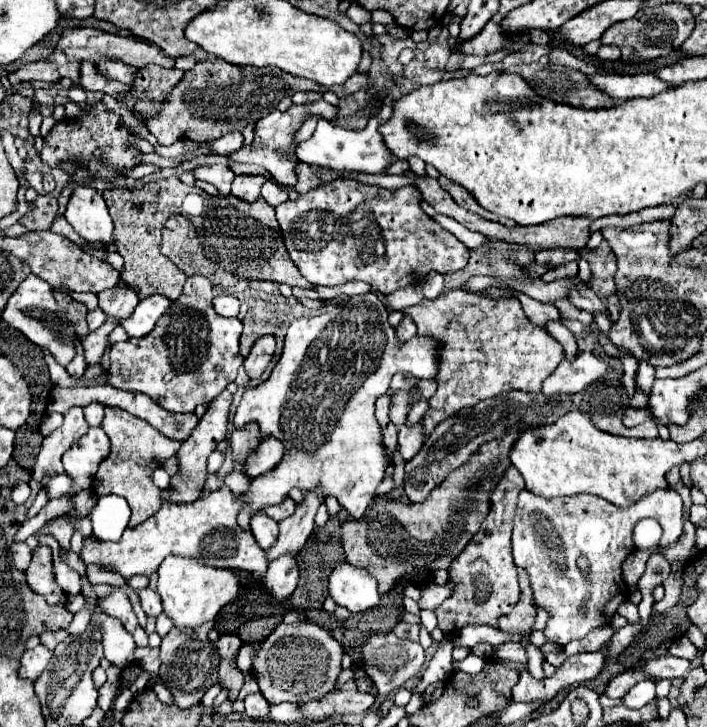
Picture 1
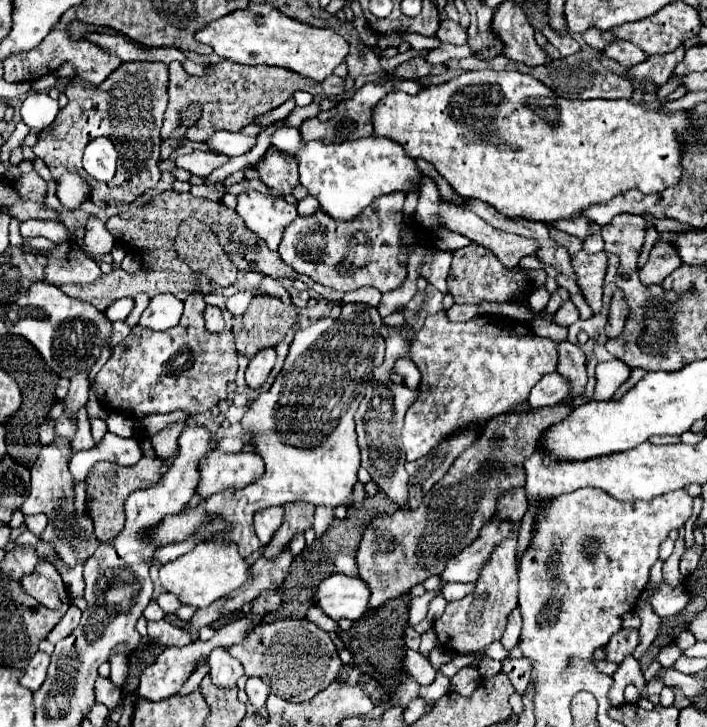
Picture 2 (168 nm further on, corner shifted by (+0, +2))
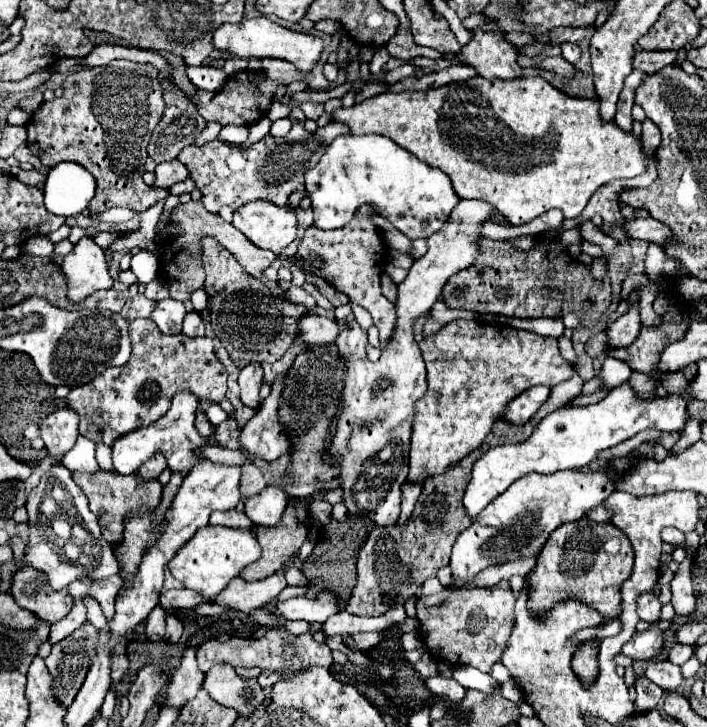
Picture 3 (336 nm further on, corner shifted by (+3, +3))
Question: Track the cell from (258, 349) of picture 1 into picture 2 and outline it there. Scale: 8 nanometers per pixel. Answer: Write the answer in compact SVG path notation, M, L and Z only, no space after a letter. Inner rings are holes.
M265 348L261 350L251 362L249 362L249 368L245 372L245 380L247 380L247 386L257 390L265 384L265 380L269 378L269 372L273 370L275 366L275 348Z

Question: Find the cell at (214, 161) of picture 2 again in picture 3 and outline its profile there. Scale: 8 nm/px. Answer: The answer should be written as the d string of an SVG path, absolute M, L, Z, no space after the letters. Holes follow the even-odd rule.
M178 159L164 161L164 163L156 165L156 181L154 181L154 185L162 187L162 189L168 189L174 183L184 181L188 177L190 177L190 173L188 173L188 167L184 163L180 163Z

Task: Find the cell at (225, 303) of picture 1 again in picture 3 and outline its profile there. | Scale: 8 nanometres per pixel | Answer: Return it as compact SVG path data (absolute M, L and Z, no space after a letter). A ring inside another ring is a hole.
M190 311L184 317L184 329L182 331L184 331L184 335L192 335L192 337L198 337L198 335L206 333L206 325L204 325L198 311Z

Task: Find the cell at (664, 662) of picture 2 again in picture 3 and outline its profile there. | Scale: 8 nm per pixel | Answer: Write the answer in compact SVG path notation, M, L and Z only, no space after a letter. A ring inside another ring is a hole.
M652 661L646 669L646 679L650 679L652 683L656 683L662 689L668 691L676 691L682 683L682 675L680 675L680 667L666 661Z

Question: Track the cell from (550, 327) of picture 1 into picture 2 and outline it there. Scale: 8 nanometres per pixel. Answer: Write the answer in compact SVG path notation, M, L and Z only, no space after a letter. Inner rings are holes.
M559 342L557 350L557 372L571 384L567 400L533 412L507 412L495 416L487 422L475 444L457 456L447 474L433 486L433 494L427 496L417 510L397 510L391 516L377 516L367 526L357 550L357 564L359 576L371 588L369 610L379 608L379 604L385 604L389 598L407 594L429 576L439 576L447 562L471 544L479 536L481 526L497 512L497 498L525 484L527 474L523 472L523 460L535 452L543 430L569 416L571 400L583 396L587 384L585 354L581 348L571 342ZM497 460L505 462L505 472L487 472L487 464L495 464Z

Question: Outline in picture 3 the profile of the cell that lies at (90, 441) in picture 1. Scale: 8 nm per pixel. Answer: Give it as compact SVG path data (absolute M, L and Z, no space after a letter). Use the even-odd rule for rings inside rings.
M182 391L180 395L176 395L176 399L172 399L172 407L168 409L168 413L164 417L160 417L156 423L152 423L148 427L140 427L136 431L130 431L130 433L118 437L112 443L114 469L120 471L122 475L130 475L132 471L138 471L140 463L144 463L156 451L162 451L166 455L170 469L186 475L190 471L190 467L196 465L196 461L200 459L200 457L194 457L194 449L206 445L206 439L200 437L194 429L196 407L198 407L198 399L194 395L188 395L188 391Z

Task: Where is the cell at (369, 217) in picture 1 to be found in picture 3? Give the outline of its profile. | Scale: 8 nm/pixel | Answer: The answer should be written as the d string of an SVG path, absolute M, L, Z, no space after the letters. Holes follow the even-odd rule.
M364 205L346 227L334 231L324 231L316 225L306 227L304 237L296 247L296 265L302 265L304 271L320 273L336 291L346 293L352 303L362 305L380 329L380 347L384 347L388 335L392 335L392 327L395 327L396 307L381 290L382 249L374 249L374 235L380 235L380 231L372 221L376 215L372 205Z

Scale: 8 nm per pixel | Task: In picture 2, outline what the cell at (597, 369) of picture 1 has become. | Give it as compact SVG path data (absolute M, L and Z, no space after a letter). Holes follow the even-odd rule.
M553 372L553 374L543 376L531 388L531 394L527 398L529 410L539 410L539 408L545 408L545 406L559 404L567 396L567 390L569 390L569 384L561 374Z

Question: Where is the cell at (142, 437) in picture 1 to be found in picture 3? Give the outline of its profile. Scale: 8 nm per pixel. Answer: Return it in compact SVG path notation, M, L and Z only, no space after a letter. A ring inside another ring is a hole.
M98 469L94 473L82 473L82 471L74 471L72 473L74 483L82 489L82 493L88 497L90 501L90 511L98 517L98 523L102 527L102 535L106 541L116 543L120 541L122 535L122 521L128 509L140 509L140 507L154 507L160 501L160 493L162 493L162 483L158 479L150 479L150 481L140 481L138 473L130 473L130 475L120 475L118 471L104 471Z

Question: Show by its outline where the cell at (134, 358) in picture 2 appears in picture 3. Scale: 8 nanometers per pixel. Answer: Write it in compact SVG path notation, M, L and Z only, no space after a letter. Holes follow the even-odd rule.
M134 319L130 323L132 355L128 363L120 367L108 367L88 385L72 387L66 403L80 415L80 433L92 441L102 441L106 445L136 427L146 427L154 423L172 405L172 397L178 391L192 391L198 401L220 403L226 399L228 373L214 351L212 337L188 337L162 335L152 331L150 319Z

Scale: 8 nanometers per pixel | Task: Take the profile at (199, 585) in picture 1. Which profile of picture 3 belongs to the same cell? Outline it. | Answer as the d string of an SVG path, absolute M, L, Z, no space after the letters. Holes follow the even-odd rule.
M208 525L200 531L196 531L196 535L192 537L192 541L188 541L176 555L174 559L168 563L168 569L172 573L172 577L176 581L180 581L186 589L192 589L196 593L200 593L206 599L214 599L216 595L220 595L226 585L234 579L240 577L240 573L244 571L246 565L254 563L260 557L260 545L256 535L250 529L230 529L230 527L220 527L220 525Z

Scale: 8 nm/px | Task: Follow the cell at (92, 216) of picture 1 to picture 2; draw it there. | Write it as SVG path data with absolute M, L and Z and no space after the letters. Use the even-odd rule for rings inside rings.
M89 216L87 228L85 228L85 238L83 238L83 252L85 256L91 256L93 260L99 260L101 256L109 254L113 248L113 236L105 228L105 222L99 218Z

